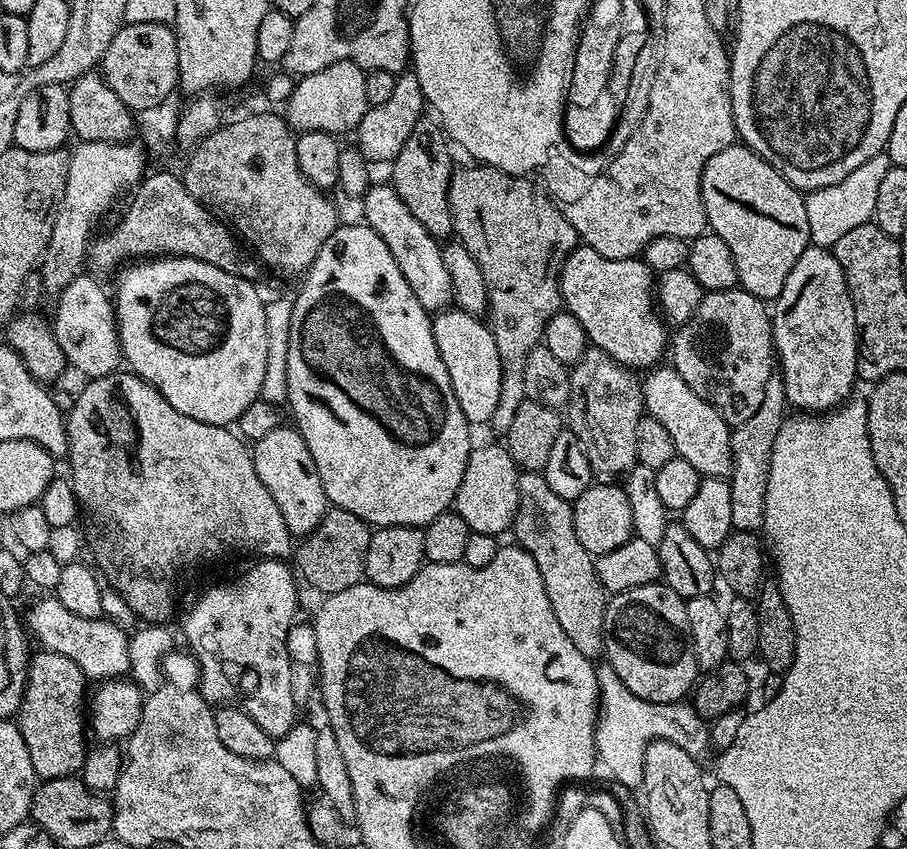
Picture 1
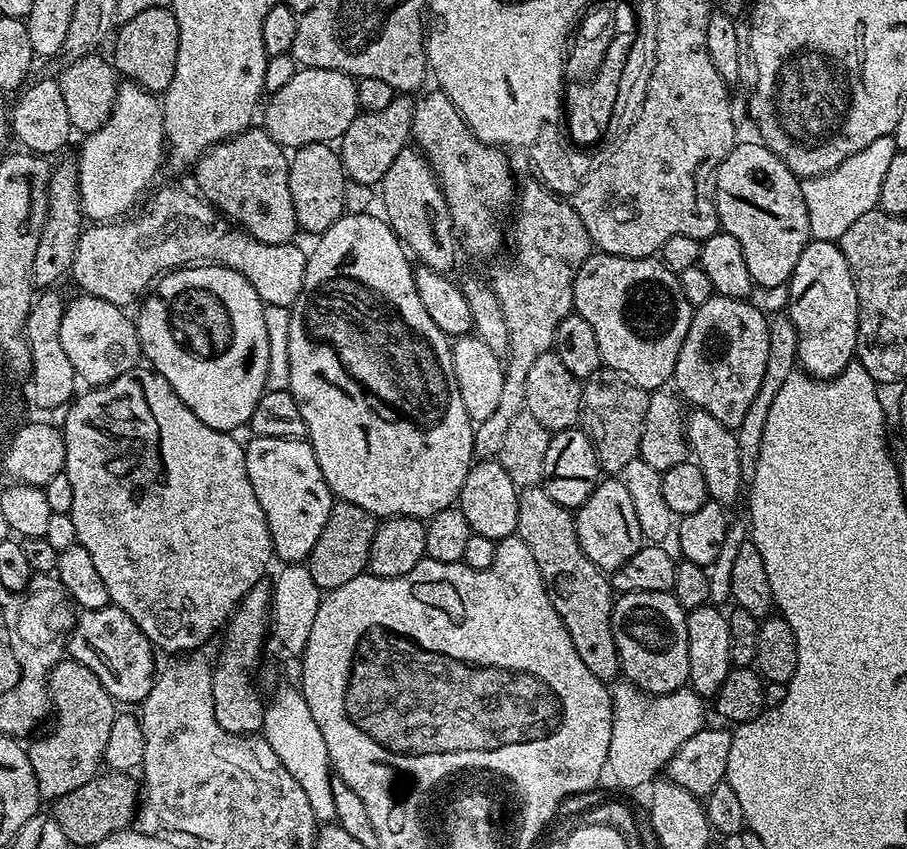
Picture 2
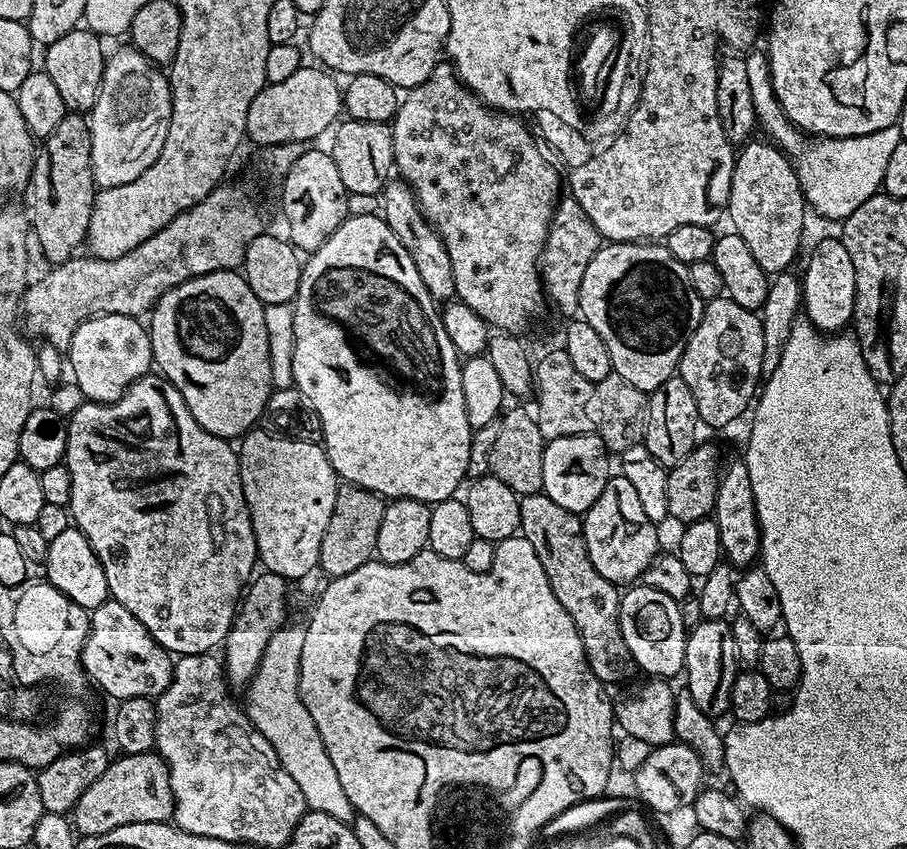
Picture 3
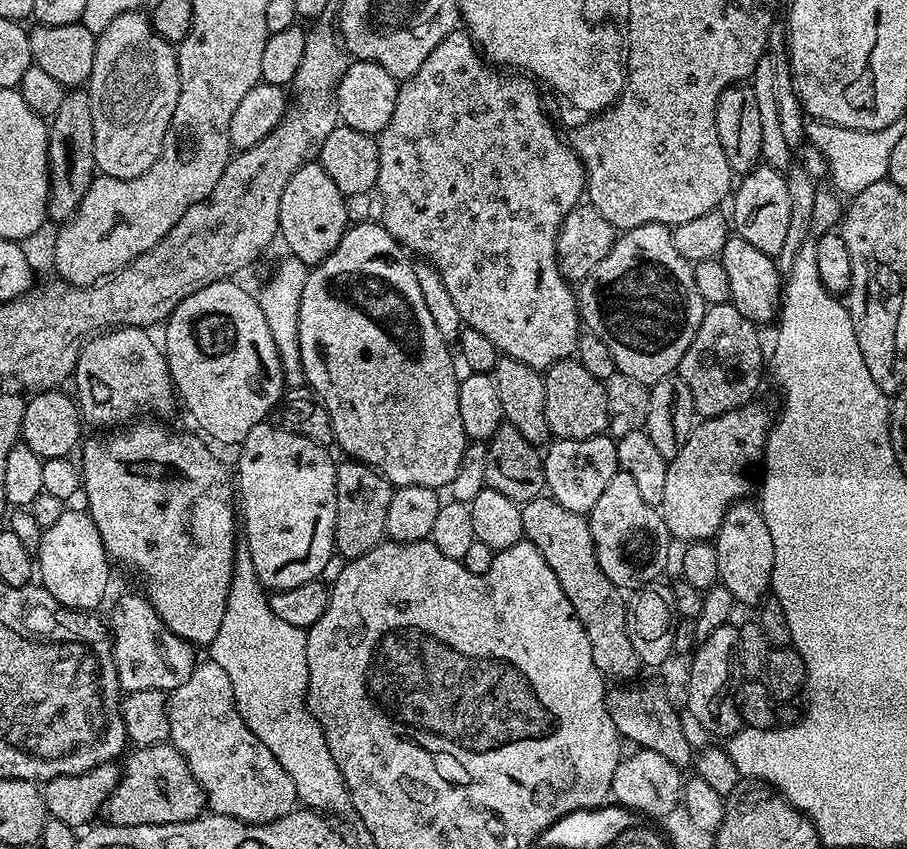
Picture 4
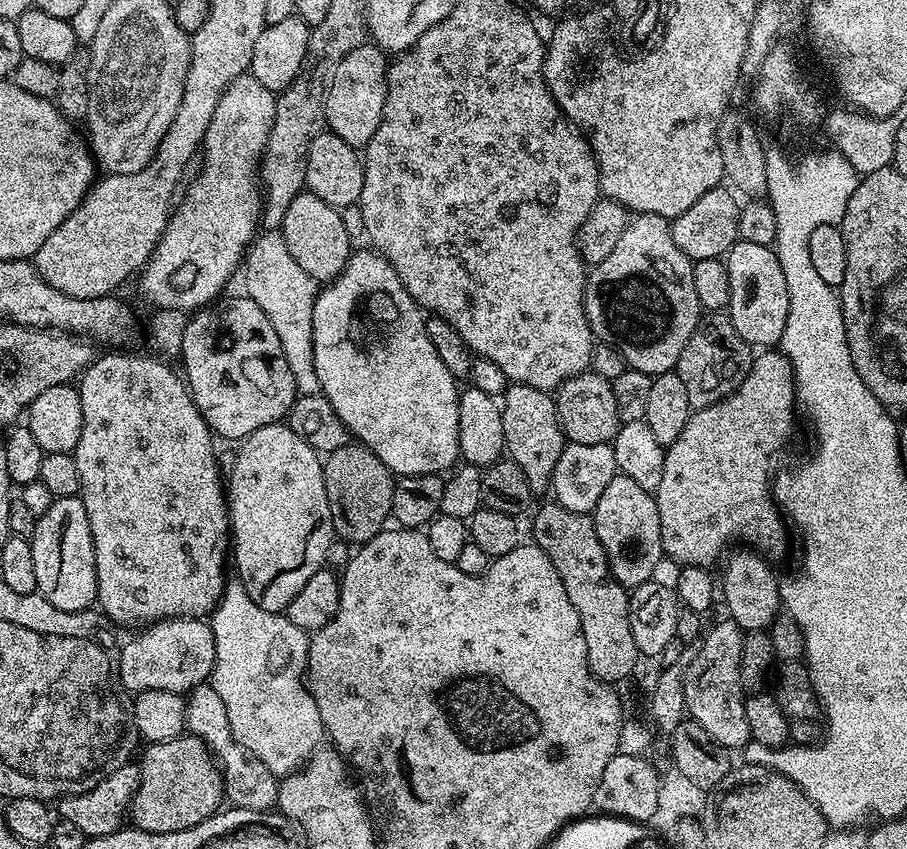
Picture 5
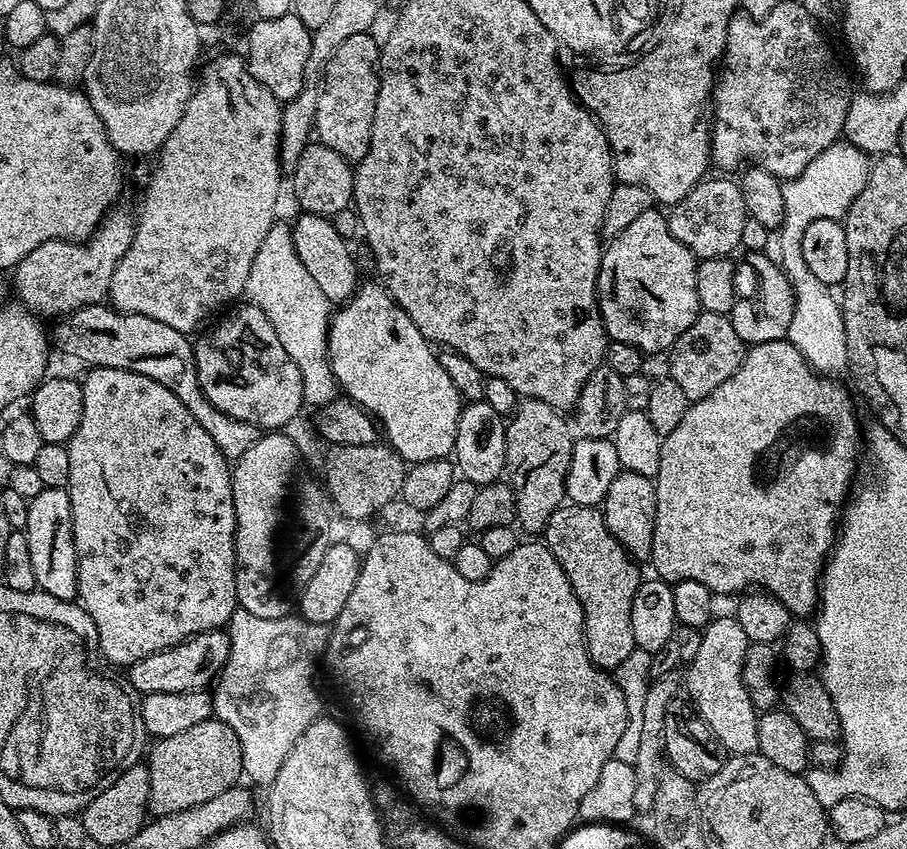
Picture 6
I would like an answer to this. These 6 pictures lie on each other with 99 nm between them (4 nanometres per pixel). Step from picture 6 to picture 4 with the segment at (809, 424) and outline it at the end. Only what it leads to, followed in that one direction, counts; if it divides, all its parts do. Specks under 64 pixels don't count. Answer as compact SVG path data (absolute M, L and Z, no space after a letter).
M757 402L743 404L721 416L701 419L693 427L686 446L668 462L666 494L662 494L662 515L668 533L677 541L711 541L726 518L726 510L748 493L748 471L764 458L768 432L774 423L773 413L768 413Z

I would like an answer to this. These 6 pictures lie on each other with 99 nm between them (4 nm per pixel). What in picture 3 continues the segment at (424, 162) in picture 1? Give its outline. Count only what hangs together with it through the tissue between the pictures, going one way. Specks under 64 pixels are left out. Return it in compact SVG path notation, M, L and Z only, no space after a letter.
M399 178L389 179L382 193L382 215L384 221L398 234L398 242L406 246L406 254L410 254L426 290L437 302L451 301L456 294L454 272L451 269L450 256L446 252L444 240L432 228L428 220L421 214L416 204L416 196L408 189L408 185Z

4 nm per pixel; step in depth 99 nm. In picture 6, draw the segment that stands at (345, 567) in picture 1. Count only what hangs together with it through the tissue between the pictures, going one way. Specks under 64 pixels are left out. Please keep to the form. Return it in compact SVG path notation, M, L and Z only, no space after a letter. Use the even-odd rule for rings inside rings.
M387 443L370 446L331 445L324 456L324 484L331 507L348 520L368 520L388 503L399 497L406 471L406 462ZM328 487L328 492L327 488ZM332 499L332 500L331 500ZM333 504L333 505L332 505Z

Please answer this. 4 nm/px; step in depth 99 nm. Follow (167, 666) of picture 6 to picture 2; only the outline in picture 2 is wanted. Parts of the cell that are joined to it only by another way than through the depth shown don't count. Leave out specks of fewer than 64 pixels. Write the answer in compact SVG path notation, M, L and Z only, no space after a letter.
M115 606L81 611L75 617L66 648L71 659L94 670L98 682L102 682L113 700L124 706L136 706L144 701L146 694L150 694L152 681L158 675L151 641L134 624L129 614Z

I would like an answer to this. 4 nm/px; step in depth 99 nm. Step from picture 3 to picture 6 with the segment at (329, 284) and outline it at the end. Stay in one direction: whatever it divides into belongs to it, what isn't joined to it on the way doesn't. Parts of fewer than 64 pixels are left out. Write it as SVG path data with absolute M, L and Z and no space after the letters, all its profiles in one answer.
M361 283L356 293L343 301L330 317L328 361L339 391L378 422L388 447L409 465L451 457L456 446L462 397L440 365L433 345L425 340L422 330L414 326L410 314L398 306L383 283L375 283Z

